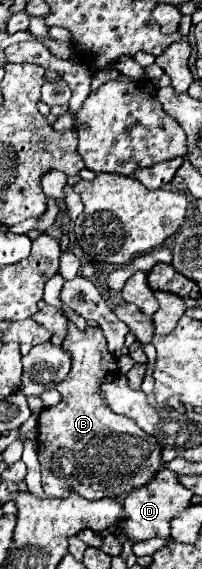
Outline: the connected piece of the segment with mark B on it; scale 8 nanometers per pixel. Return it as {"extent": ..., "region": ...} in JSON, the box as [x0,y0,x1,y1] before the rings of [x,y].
{"extent":[38,323,162,501],"region":[[[68,323],[68,337],[62,347],[72,353],[72,369],[68,377],[56,385],[62,401],[54,407],[42,409],[38,419],[38,459],[42,465],[42,487],[46,497],[68,497],[68,493],[76,489],[80,497],[96,501],[104,497],[122,497],[140,485],[148,485],[162,463],[160,445],[152,435],[134,427],[132,419],[116,415],[104,405],[100,387],[116,375],[118,365],[116,357],[106,347],[102,329],[88,327],[86,331],[78,331],[72,323]]]}

